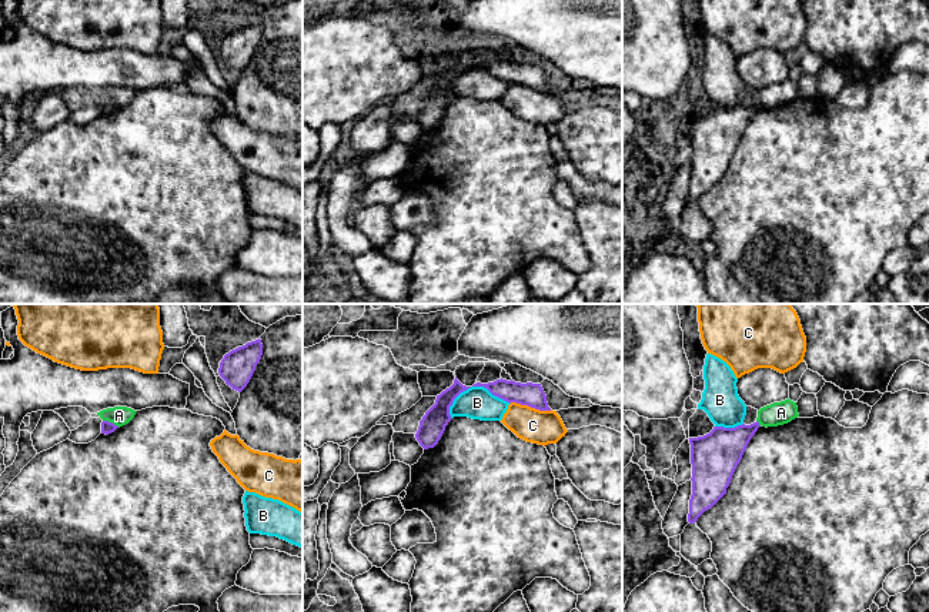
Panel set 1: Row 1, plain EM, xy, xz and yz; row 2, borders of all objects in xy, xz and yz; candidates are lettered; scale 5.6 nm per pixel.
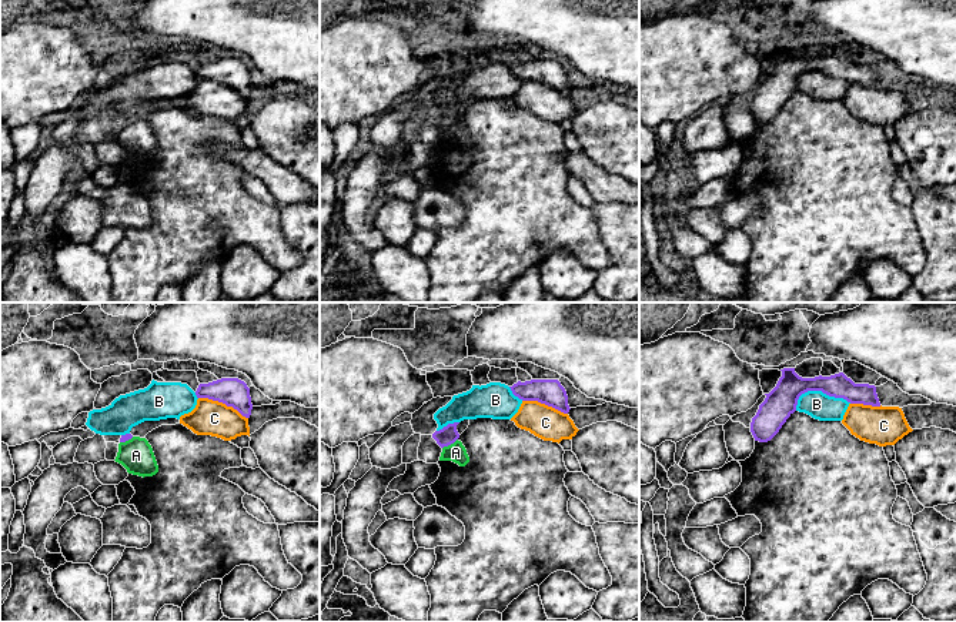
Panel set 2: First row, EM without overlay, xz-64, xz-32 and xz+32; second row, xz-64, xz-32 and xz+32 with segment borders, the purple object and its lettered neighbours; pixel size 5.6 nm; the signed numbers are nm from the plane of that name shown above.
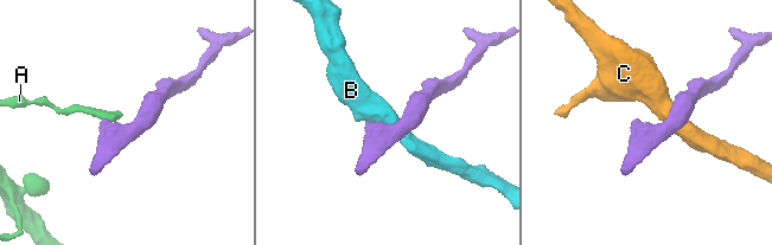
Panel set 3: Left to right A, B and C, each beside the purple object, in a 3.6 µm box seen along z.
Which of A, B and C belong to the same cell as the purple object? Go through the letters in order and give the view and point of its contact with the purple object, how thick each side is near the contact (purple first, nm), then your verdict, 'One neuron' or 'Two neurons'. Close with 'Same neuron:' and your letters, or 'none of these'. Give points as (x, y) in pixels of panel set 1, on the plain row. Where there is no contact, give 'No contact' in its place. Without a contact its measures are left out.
A: Touches purple at xy (112, 103). Thickness 70 nm (purple) against 110 nm. Two neurons
B: Touches purple at xz (474, 66). Thickness 120 nm (purple) against 190 nm. Two neurons
C: Touches purple at xz (531, 87). Thickness 130 nm (purple) against 190 nm. Two neurons
Same neuron: none of these

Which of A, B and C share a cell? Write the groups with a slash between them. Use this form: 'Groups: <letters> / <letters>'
Groups: A / B / C

